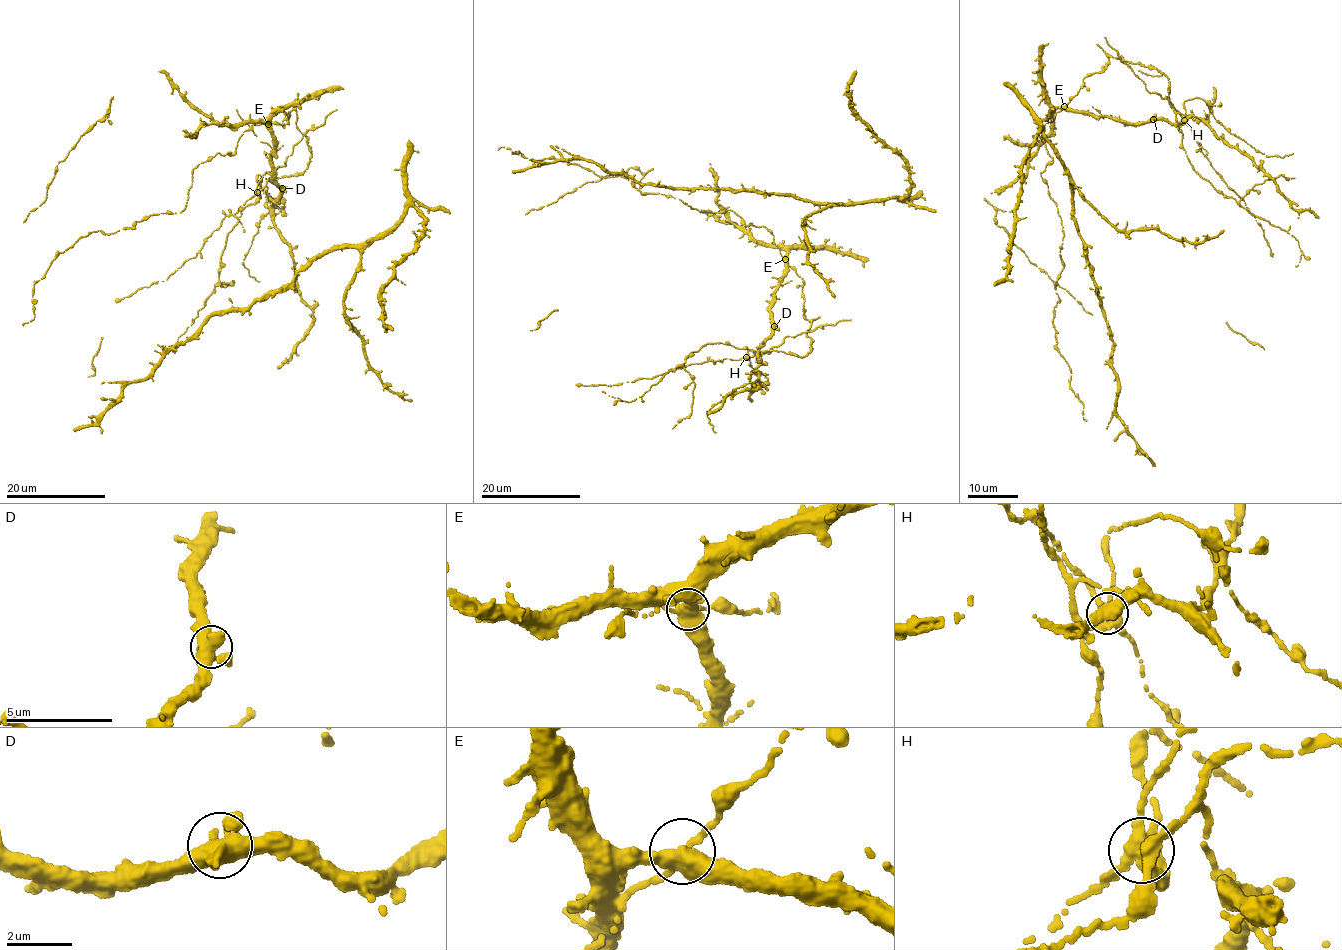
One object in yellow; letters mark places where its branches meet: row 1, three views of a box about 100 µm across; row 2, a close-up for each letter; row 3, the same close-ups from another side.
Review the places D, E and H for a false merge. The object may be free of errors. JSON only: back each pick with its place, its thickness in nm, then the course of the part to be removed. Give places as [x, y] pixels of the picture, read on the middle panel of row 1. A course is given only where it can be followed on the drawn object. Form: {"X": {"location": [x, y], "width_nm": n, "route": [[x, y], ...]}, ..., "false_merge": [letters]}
{"H": {"location": [746, 357], "width_nm": 460}, "false_merge": ["H"]}

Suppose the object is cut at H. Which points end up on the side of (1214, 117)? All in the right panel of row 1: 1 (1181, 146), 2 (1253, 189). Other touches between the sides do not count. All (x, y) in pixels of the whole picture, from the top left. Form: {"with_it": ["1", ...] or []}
{"with_it": ["1", "2"]}

